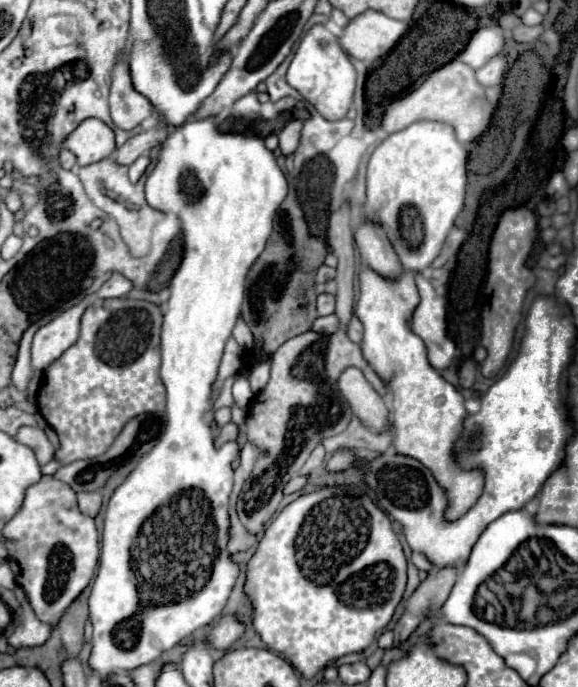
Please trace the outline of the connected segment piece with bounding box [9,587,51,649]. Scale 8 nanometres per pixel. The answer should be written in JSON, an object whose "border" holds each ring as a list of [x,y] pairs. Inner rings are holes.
{"border":[[[19,587],[15,589],[15,595],[23,607],[23,613],[21,613],[21,623],[17,625],[15,633],[9,637],[9,645],[15,649],[45,645],[45,641],[51,635],[49,625],[37,621],[37,617],[33,615],[33,609],[29,609],[29,603],[25,601],[25,593],[21,593]]]}

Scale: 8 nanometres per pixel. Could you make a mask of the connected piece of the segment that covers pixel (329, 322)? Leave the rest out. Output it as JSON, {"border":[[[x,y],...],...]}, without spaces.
{"border":[[[337,315],[319,317],[319,319],[313,323],[313,331],[315,331],[315,333],[337,333],[339,327],[341,327],[341,323],[339,323],[339,317],[337,317]]]}

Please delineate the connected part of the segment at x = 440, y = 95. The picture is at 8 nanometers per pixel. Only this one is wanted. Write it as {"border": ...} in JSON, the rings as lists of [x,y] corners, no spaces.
{"border":[[[455,59],[439,67],[437,71],[433,71],[425,79],[425,83],[413,93],[389,103],[385,109],[381,127],[387,133],[395,133],[409,127],[413,121],[431,119],[431,121],[441,121],[451,125],[457,131],[457,139],[461,143],[471,143],[473,139],[481,137],[487,131],[493,111],[495,111],[495,105],[485,99],[485,87],[479,85],[475,71],[469,65]]]}

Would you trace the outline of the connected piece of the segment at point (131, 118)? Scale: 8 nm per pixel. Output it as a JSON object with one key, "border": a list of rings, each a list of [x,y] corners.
{"border":[[[121,59],[113,69],[109,105],[113,123],[123,131],[135,129],[145,117],[153,115],[153,105],[149,105],[149,99],[141,97],[141,93],[133,89],[129,81],[129,71],[125,69],[125,59]]]}

